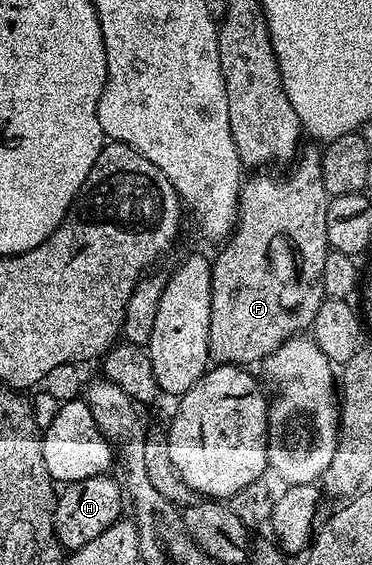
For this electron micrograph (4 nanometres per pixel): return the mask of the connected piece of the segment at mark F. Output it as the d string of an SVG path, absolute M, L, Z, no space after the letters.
M305 147L303 149L302 155L291 165L292 168L289 170L285 176L260 176L264 174L252 174L252 176L243 181L240 186L240 210L236 217L236 226L232 230L231 236L227 240L223 241L219 245L220 253L217 256L214 256L212 260L212 297L210 298L210 334L208 335L208 359L213 365L217 364L235 364L237 366L253 366L252 364L259 365L265 357L271 354L274 349L276 349L277 344L286 342L290 339L291 336L299 336L301 334L307 333L311 329L314 318L318 314L318 306L326 298L324 295L324 287L322 286L322 274L324 273L324 267L326 266L326 258L329 254L328 239L326 238L326 210L328 209L328 201L330 199L326 186L323 185L323 166L321 164L321 157L318 155L318 152L312 148Z

